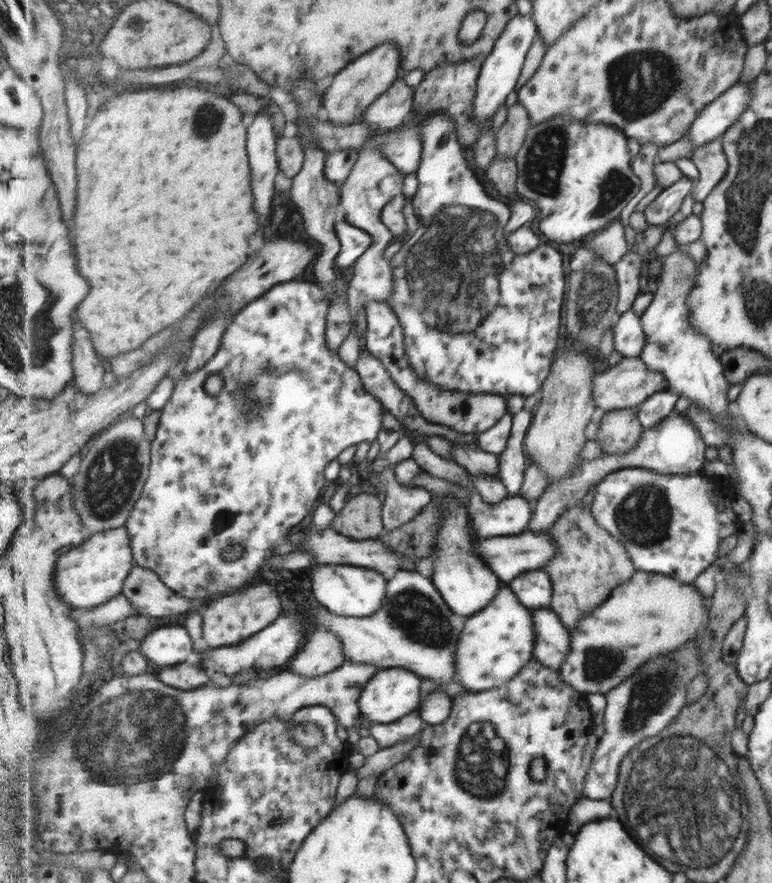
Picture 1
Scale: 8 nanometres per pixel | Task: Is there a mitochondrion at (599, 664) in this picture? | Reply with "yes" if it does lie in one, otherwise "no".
yes

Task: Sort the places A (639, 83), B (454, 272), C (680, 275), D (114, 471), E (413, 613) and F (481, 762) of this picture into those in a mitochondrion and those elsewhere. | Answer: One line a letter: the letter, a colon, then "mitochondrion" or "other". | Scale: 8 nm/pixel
A: mitochondrion
B: mitochondrion
C: mitochondrion
D: mitochondrion
E: mitochondrion
F: mitochondrion

